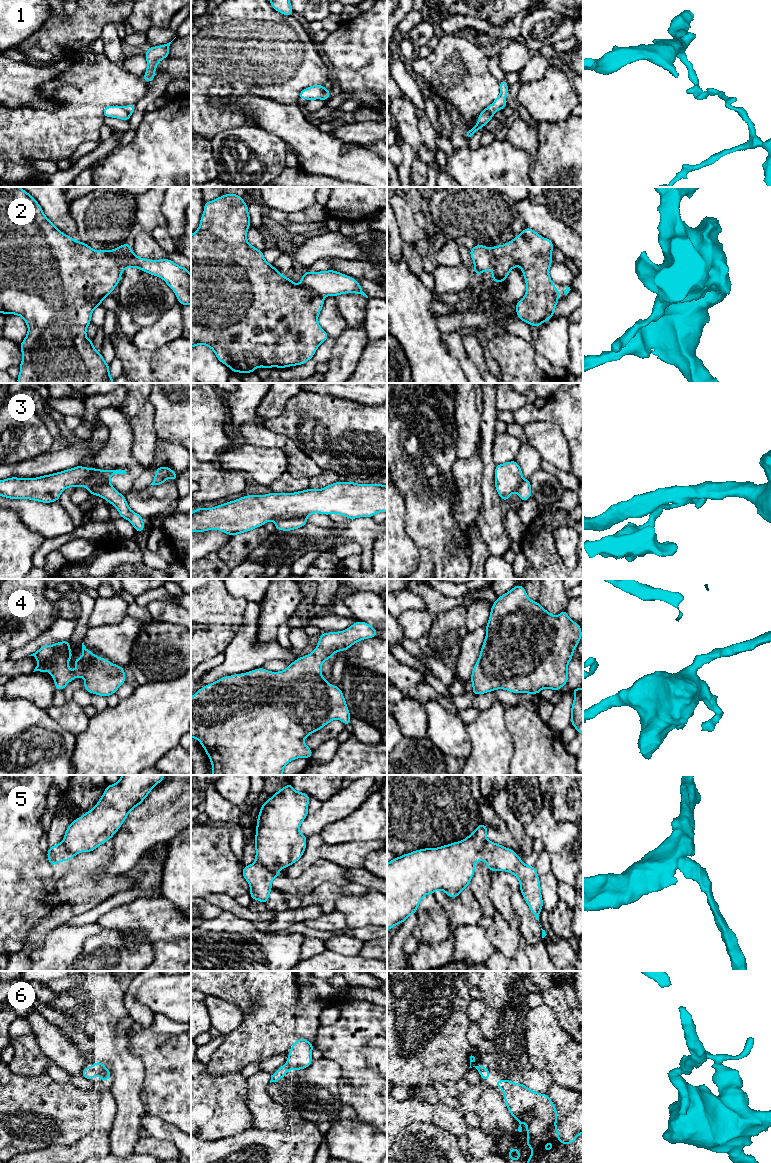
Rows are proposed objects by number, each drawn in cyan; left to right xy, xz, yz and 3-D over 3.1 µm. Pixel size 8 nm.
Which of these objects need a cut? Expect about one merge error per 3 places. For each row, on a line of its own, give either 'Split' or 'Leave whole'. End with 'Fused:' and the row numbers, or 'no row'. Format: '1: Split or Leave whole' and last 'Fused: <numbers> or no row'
1: Split
2: Split
3: Split
4: Leave whole
5: Leave whole
6: Leave whole
Fused: 1, 2, 3

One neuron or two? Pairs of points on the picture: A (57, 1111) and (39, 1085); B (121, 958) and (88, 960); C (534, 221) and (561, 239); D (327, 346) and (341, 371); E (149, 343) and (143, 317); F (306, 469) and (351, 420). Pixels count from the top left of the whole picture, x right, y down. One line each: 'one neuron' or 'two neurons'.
A: one neuron
B: one neuron
C: one neuron
D: two neurons
E: two neurons
F: two neurons

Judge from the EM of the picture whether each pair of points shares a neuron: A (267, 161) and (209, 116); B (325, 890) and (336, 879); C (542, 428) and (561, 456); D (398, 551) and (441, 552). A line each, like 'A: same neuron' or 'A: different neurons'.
A: different neurons
B: different neurons
C: same neuron
D: different neurons

